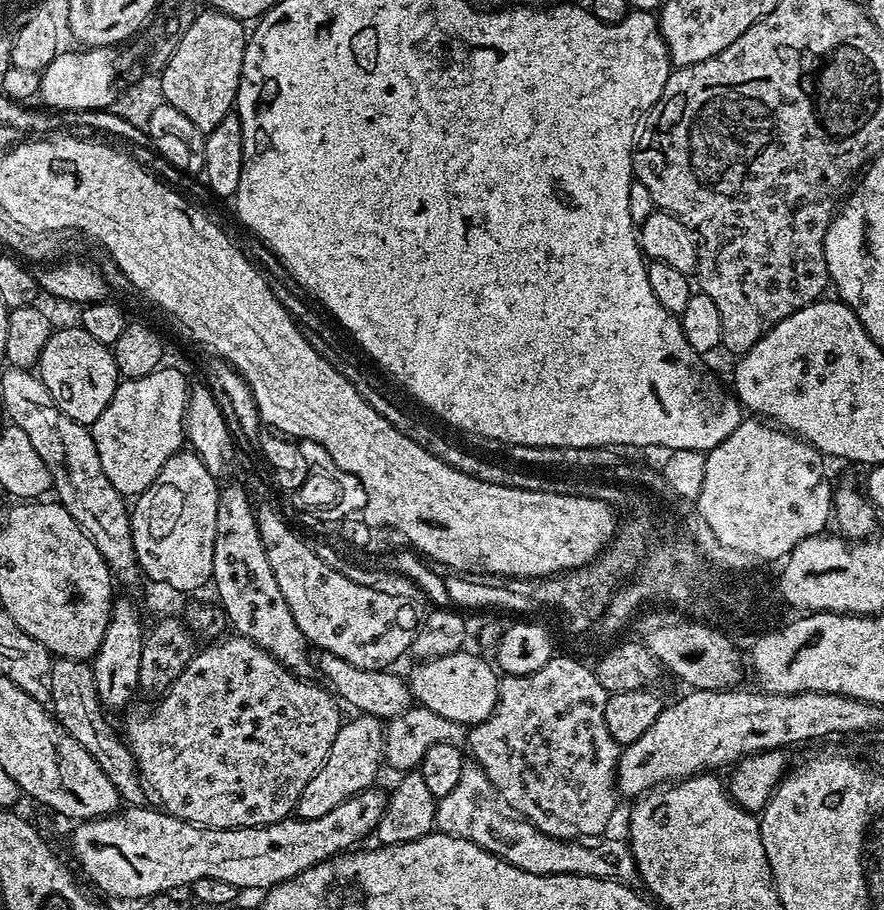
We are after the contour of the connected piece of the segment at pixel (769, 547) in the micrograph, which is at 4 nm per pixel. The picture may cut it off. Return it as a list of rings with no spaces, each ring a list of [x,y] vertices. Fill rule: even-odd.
[[[760,418],[741,419],[734,434],[711,448],[704,461],[706,475],[702,477],[702,490],[694,508],[700,511],[701,521],[716,528],[716,536],[720,536],[724,544],[744,546],[746,552],[774,556],[780,562],[784,560],[780,552],[787,556],[806,538],[821,535],[833,519],[834,488],[824,481],[825,457],[815,446],[779,426],[769,426]]]

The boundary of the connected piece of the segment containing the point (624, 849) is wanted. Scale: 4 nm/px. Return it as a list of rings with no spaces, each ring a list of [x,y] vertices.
[[[475,762],[465,763],[458,786],[454,786],[450,794],[439,797],[435,827],[451,836],[466,838],[490,854],[501,856],[506,862],[518,866],[518,870],[526,870],[530,874],[576,874],[625,882],[635,881],[638,876],[632,849],[623,839],[596,838],[591,842],[577,842],[542,834],[542,830],[534,827],[529,820],[510,811],[496,793],[490,778],[486,778],[480,765]]]

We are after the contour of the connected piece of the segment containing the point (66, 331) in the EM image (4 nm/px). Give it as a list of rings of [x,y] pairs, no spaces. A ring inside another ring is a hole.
[[[79,326],[57,327],[40,355],[38,377],[49,391],[50,398],[66,415],[85,426],[91,426],[106,410],[110,398],[121,379],[116,369],[116,358],[109,345],[98,342],[91,334]]]

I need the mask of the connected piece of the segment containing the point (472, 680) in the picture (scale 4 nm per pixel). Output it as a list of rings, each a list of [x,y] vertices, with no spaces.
[[[469,650],[419,661],[408,674],[413,699],[424,708],[465,726],[480,724],[496,709],[500,697],[498,672],[491,663]]]

